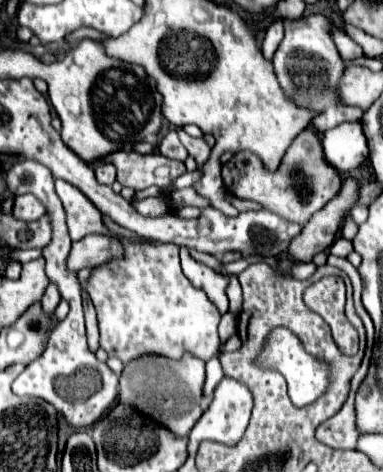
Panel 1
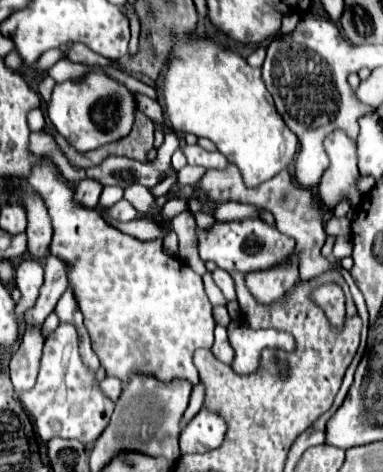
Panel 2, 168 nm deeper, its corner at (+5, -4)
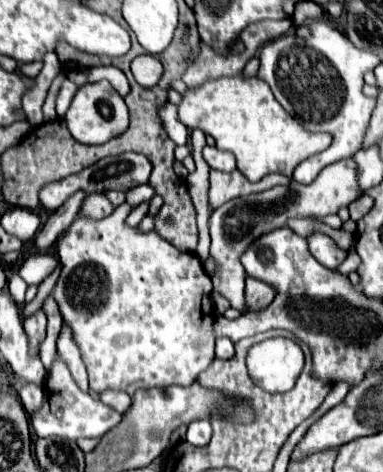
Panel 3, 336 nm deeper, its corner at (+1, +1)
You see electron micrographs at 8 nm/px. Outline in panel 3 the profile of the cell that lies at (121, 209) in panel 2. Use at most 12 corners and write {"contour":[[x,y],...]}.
{"contour":[[104,193],[90,195],[80,213],[94,219],[112,215],[116,207]]}

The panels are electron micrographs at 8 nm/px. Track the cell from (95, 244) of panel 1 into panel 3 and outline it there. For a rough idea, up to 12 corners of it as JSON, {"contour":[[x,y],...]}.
{"contour":[[40,309],[24,319],[30,349],[46,335],[46,313]]}

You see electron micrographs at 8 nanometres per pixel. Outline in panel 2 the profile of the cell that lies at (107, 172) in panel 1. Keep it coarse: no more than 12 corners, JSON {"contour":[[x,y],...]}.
{"contour":[[82,180],[72,200],[84,208],[98,208],[102,186]]}

